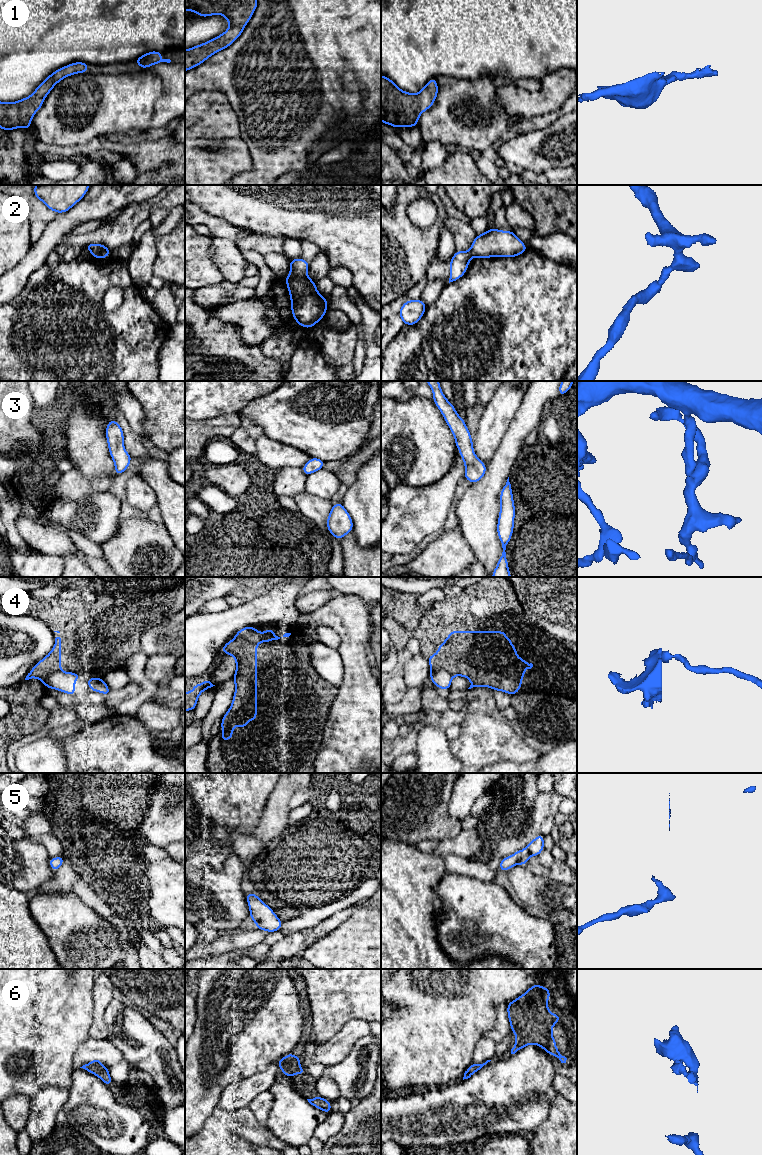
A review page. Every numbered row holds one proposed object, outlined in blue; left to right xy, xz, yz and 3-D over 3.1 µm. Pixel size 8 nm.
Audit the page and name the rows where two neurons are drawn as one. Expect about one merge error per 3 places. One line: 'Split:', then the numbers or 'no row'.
Split: 2, 4, 6

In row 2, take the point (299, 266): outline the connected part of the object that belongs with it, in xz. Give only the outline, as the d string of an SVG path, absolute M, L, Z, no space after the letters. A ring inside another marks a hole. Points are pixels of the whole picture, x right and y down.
M303 258L291 259L289 263L290 273L293 275L307 275L309 270L309 263L305 261Z

